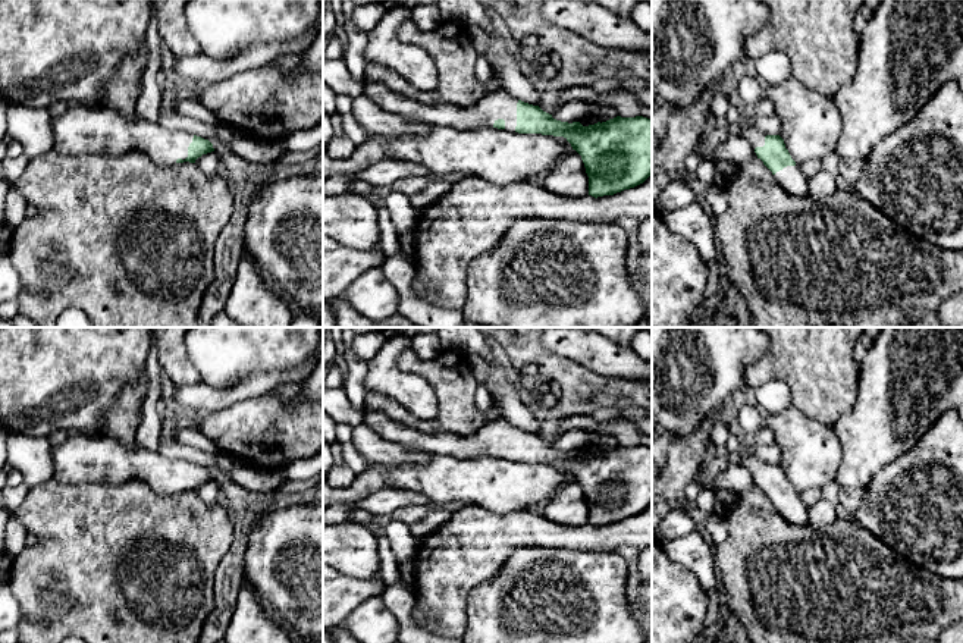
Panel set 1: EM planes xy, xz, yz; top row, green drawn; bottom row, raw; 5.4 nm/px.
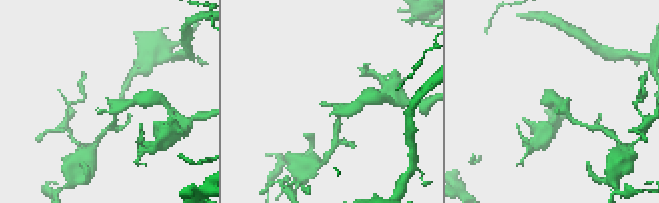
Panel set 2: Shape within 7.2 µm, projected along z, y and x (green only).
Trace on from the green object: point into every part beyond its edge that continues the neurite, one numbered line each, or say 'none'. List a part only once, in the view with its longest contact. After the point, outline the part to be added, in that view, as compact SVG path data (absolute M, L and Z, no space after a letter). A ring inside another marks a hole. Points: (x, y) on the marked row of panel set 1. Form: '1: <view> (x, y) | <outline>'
1: xy (81, 129) | M69 104L62 116L50 116L54 132L53 151L63 156L123 156L141 151L156 164L176 164L188 157L194 135L169 131L157 122L131 119L107 107Z

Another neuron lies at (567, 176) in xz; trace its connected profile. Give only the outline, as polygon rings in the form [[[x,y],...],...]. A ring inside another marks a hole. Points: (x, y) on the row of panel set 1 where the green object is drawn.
[[[575,150],[562,154],[543,175],[543,186],[571,200],[589,195],[589,176],[581,156]]]

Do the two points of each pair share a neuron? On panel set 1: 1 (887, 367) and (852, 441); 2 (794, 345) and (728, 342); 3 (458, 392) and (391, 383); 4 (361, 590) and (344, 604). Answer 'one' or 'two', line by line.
1: one
2: two
3: two
4: one

